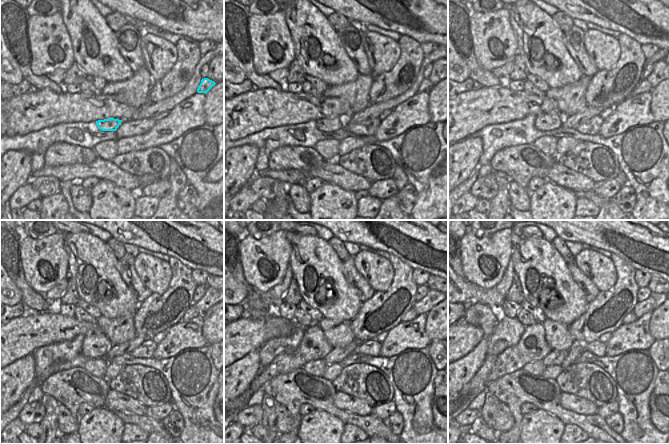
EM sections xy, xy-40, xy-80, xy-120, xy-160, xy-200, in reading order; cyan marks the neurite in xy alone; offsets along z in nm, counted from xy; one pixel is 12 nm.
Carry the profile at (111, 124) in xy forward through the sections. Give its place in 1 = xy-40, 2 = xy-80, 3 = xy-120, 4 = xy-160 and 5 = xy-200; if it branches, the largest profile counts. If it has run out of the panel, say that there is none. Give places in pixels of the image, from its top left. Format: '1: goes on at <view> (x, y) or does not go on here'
1: goes on at xy-40 (331, 124)
2: goes on at xy-80 (548, 121)
3: goes on at xy-120 (96, 345)
4: goes on at xy-160 (313, 346)
5: goes on at xy-200 (532, 346)

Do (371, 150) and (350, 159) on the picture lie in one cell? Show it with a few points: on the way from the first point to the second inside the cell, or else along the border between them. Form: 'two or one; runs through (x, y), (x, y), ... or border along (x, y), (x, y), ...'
one; runs through (366, 155), (362, 159), (355, 159)

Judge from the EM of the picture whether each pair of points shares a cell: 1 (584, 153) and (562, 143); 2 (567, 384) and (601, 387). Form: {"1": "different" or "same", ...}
{"1": "different", "2": "same"}

